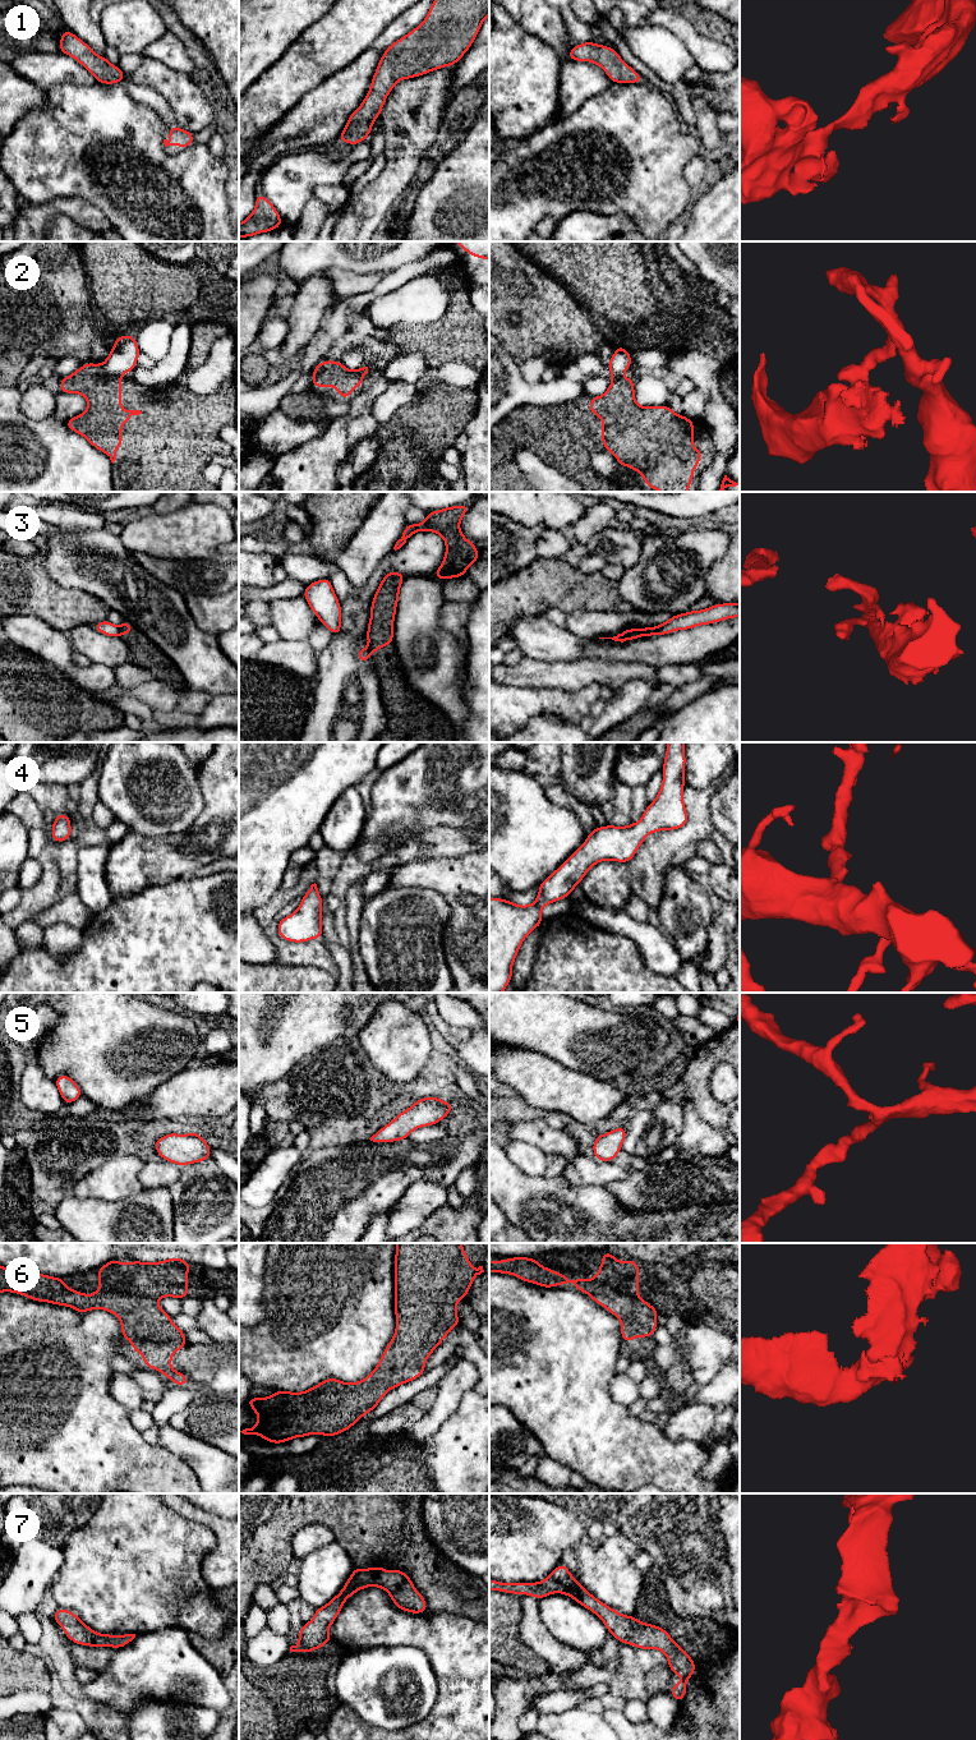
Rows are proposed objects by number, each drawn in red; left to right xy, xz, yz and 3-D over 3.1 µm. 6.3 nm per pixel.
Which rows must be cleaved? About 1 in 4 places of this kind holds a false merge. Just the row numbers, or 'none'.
2, 3

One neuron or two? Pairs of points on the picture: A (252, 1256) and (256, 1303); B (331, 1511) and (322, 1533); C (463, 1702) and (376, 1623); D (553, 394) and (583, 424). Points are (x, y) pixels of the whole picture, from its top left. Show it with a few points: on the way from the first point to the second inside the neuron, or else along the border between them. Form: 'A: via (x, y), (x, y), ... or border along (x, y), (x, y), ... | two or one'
A: via (252, 1267), (252, 1292) | one
B: border along (297, 1532), (307, 1524), (325, 1524), (335, 1540) | two
C: via (461, 1674), (417, 1629), (404, 1629) | one
D: border along (583, 390), (574, 399), (555, 405), (532, 405) | two

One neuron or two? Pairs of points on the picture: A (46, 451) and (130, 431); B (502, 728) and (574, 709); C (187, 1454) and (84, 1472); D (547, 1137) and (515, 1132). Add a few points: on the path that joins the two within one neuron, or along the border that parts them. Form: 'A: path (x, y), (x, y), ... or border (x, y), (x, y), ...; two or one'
A: border (64, 422), (110, 460); two
B: path (520, 710), (525, 705), (556, 705); one
C: border (159, 1444), (179, 1457), (197, 1477); two
D: path (539, 1135), (537, 1132), (523, 1132); one

